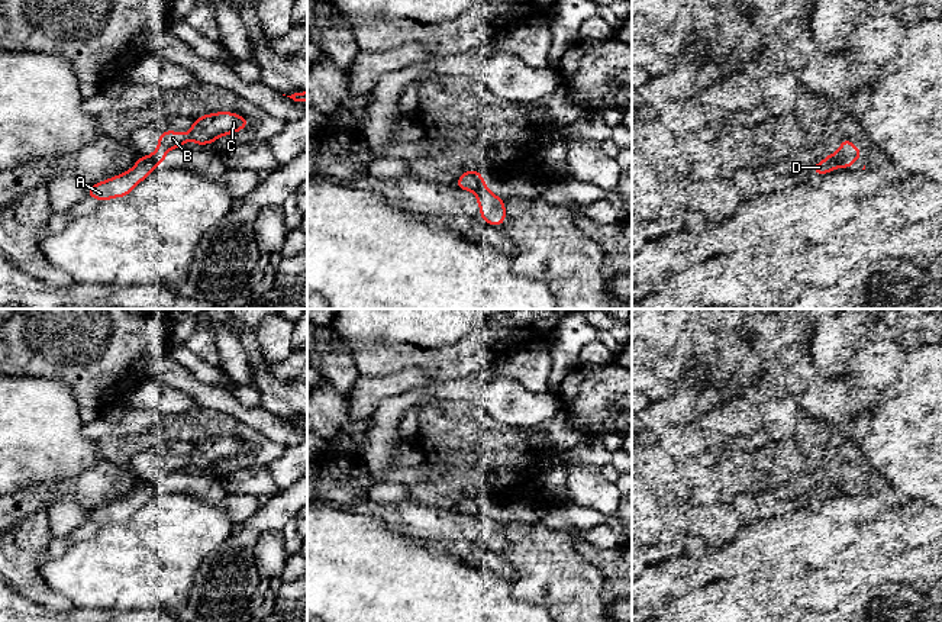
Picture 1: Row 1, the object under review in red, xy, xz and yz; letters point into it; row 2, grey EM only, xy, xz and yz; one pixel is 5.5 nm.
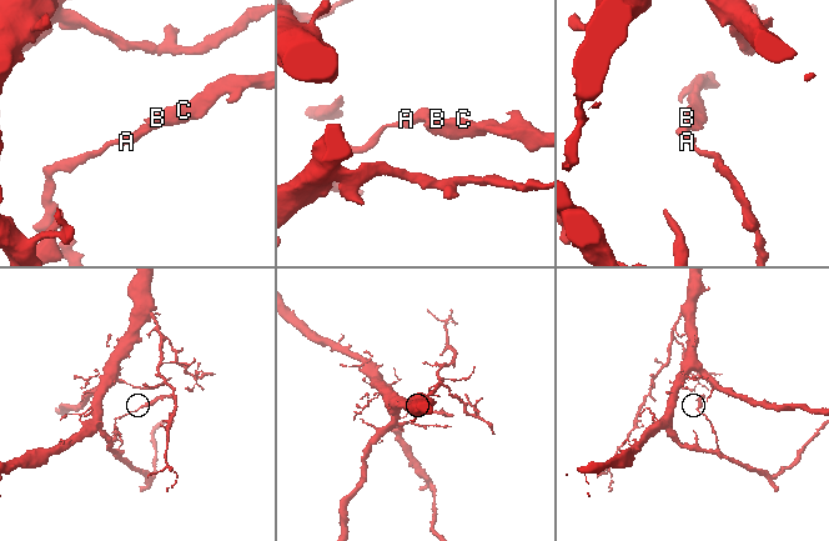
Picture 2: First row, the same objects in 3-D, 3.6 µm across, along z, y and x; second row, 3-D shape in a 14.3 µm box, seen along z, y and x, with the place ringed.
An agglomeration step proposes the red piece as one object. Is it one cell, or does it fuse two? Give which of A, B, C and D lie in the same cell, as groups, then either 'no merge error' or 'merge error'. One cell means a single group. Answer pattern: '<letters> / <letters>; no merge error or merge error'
A D / B C; merge error

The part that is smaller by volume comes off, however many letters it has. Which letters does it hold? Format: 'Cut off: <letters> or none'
Cut off: B, C

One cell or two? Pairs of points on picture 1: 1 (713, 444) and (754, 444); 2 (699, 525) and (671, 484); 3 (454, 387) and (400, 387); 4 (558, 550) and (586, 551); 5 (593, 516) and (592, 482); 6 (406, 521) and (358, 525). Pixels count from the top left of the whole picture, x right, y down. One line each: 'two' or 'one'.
1: one
2: two
3: two
4: two
5: two
6: two

